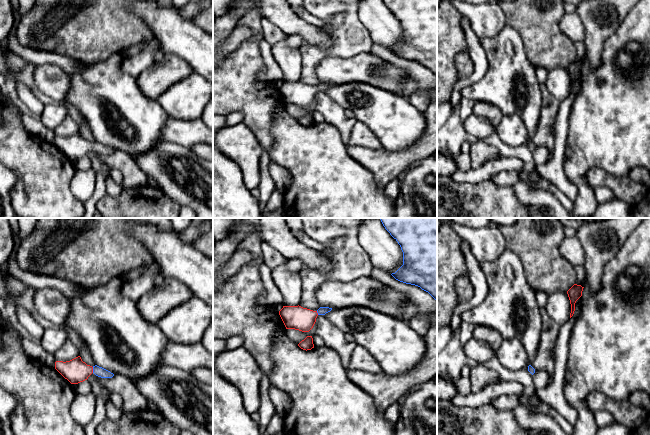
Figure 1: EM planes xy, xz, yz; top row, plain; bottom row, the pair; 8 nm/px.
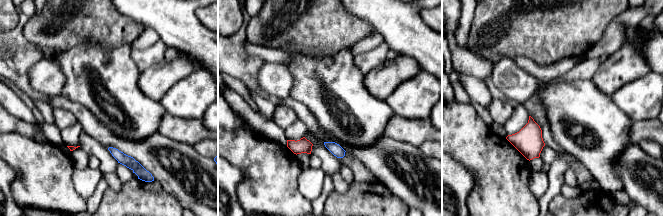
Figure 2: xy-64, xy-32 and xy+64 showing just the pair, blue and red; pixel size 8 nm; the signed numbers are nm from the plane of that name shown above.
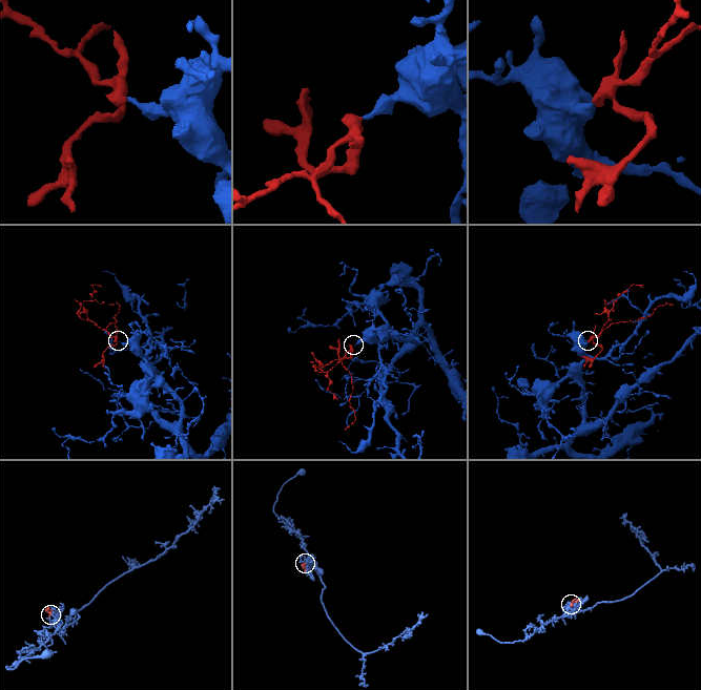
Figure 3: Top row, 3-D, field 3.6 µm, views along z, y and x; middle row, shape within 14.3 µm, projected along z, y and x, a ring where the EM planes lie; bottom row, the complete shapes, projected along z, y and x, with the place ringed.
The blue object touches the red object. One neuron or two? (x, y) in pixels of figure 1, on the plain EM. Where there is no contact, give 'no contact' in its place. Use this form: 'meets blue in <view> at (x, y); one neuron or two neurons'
meets blue in xy at (93, 146); one neuron

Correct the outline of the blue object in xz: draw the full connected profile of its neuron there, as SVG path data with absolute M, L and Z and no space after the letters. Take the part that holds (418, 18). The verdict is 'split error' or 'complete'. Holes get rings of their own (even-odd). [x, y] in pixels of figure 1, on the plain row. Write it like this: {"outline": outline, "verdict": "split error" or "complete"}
{"outline": "M383 0L403 28L403 41L391 51L420 63L437 77L437 0Z", "verdict": "complete"}

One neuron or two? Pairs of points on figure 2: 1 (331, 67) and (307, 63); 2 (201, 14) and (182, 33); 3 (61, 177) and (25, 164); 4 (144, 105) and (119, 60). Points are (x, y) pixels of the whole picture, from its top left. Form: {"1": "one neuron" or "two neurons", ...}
{"1": "one neuron", "2": "two neurons", "3": "one neuron", "4": "one neuron"}

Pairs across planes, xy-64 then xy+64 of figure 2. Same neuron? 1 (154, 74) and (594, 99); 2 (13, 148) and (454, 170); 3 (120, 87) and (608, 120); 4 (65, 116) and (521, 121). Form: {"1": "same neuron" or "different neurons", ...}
{"1": "different neurons", "2": "different neurons", "3": "same neuron", "4": "different neurons"}

